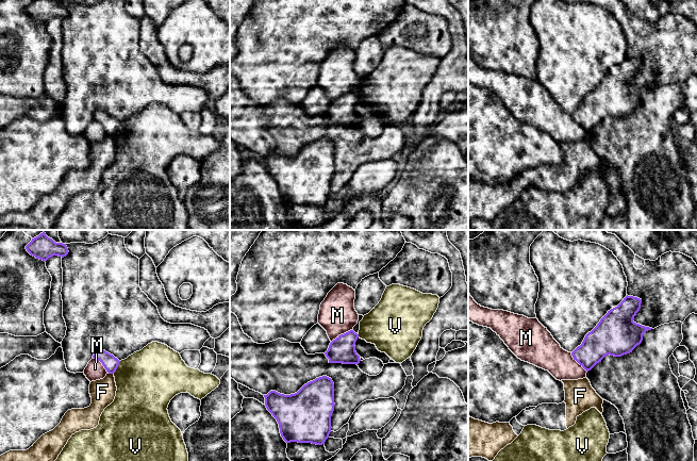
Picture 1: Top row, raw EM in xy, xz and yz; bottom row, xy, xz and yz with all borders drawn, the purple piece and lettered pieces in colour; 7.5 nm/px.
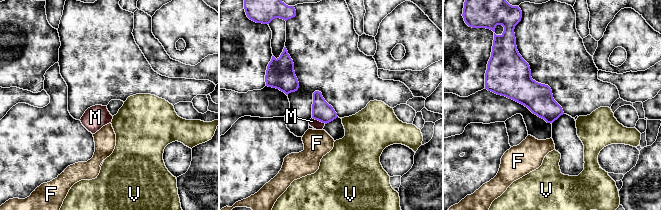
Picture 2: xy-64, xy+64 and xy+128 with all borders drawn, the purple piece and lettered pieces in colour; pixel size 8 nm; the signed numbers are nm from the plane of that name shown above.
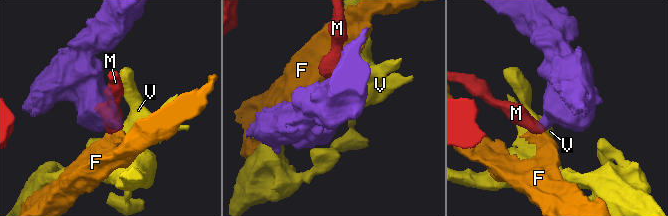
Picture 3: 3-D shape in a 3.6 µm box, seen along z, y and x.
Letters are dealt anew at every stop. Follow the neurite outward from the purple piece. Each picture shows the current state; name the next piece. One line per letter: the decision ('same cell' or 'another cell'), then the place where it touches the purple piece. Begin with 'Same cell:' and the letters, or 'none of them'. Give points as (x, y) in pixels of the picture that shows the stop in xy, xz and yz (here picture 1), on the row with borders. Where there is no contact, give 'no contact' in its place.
Same cell: none of them
F: another cell | xy (111, 373)
M: another cell | xz (341, 334)
V: another cell | xy (117, 366)

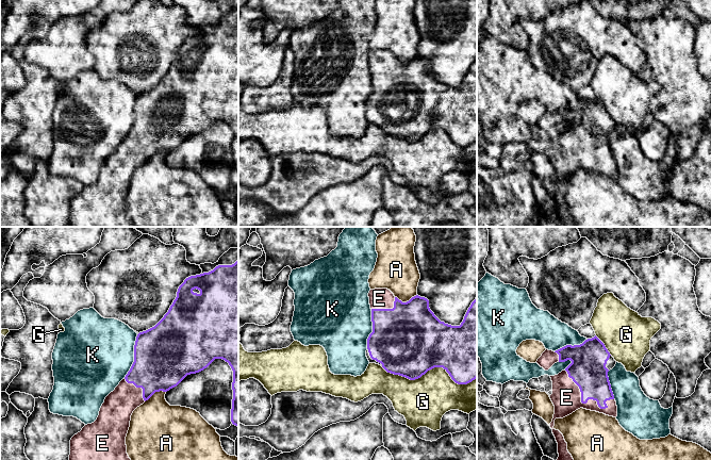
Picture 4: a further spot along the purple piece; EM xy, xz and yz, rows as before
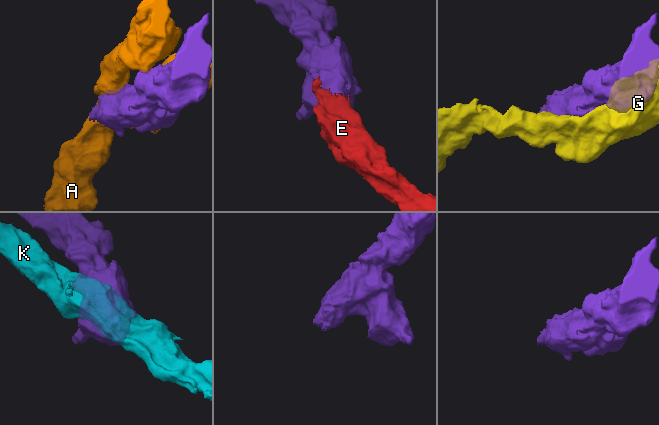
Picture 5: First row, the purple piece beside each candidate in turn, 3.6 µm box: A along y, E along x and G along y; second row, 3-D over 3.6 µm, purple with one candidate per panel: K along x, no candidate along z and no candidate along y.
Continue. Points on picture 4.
Same cell: E
A: another cell | xz (407, 301)
E: same cell | yz (581, 400)
G: another cell | xz (429, 370)
K: another cell | xy (134, 356)

